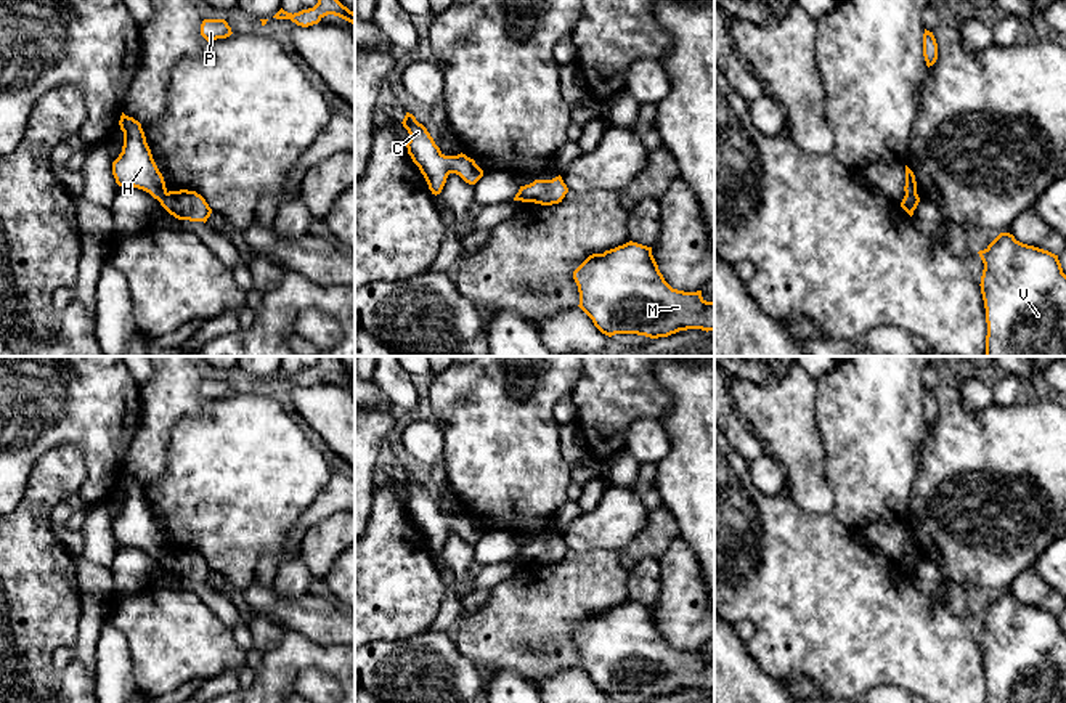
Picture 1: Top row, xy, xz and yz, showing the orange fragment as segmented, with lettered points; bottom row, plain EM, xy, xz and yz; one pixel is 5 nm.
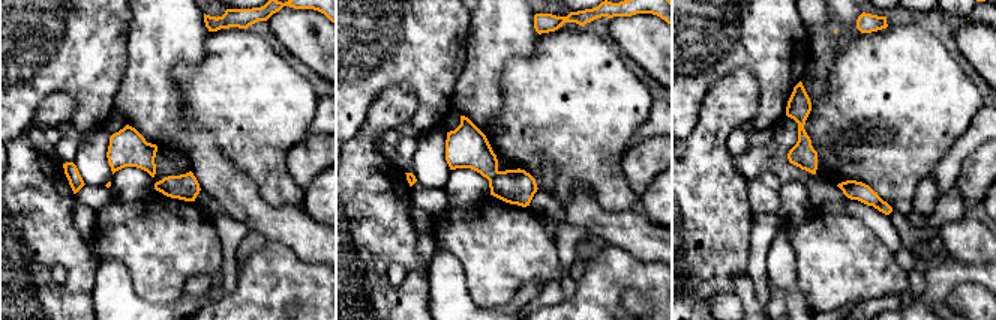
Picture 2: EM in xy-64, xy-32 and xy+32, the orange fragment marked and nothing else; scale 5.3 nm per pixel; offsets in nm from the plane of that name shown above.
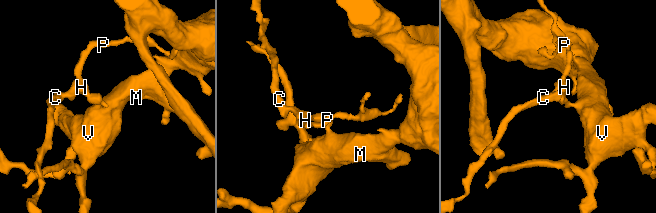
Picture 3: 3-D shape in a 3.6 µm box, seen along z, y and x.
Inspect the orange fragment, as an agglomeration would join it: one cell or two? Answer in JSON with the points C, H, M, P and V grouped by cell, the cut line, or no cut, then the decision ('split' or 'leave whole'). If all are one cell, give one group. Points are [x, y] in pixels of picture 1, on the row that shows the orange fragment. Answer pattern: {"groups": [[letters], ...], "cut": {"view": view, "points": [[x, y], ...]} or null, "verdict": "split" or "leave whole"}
{"groups": [["C", "H", "M", "P", "V"]], "cut": null, "verdict": "leave whole"}

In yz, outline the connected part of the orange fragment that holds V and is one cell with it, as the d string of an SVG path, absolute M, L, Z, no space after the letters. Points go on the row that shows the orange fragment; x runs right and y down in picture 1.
M1000 233L984 250L981 294L986 308L986 356L1066 356L1066 274L1058 255Z

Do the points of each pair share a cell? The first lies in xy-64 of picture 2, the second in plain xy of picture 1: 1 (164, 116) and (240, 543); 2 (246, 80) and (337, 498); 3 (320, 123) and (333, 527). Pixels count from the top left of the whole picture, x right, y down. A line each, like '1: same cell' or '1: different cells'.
1: different cells
2: different cells
3: different cells

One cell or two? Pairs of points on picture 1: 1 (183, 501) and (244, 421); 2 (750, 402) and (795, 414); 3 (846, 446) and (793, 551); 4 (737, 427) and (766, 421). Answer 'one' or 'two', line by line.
1: one
2: one
3: two
4: two

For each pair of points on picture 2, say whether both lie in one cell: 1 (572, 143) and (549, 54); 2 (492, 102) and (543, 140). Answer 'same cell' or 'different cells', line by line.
1: same cell
2: different cells

